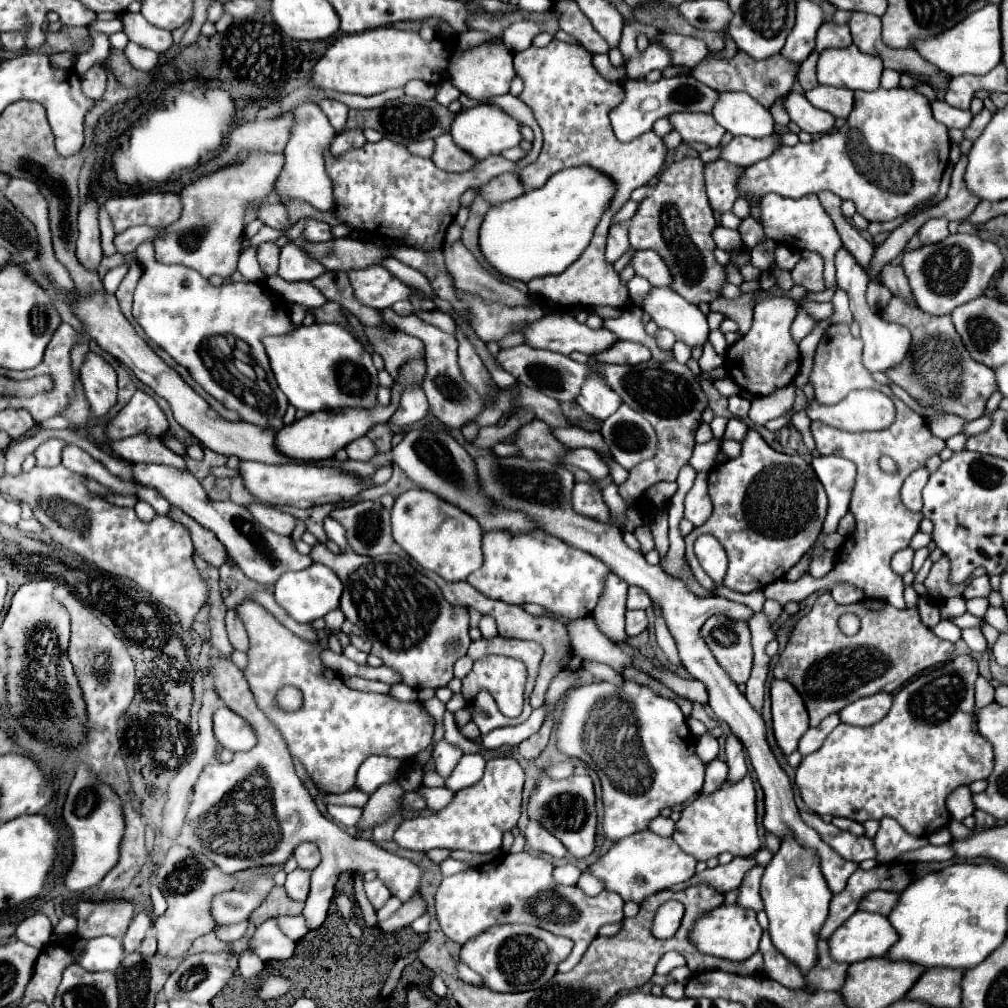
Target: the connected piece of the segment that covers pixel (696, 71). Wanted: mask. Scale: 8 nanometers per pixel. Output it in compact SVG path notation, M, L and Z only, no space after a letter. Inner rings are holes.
M710 51L708 57L704 61L700 61L700 65L696 65L692 69L692 75L698 81L702 81L704 85L708 85L708 87L712 87L716 91L744 91L750 97L754 97L760 105L772 107L772 103L778 97L784 97L784 95L788 95L792 91L798 69L800 69L800 65L794 63L794 61L784 59L782 53L776 53L776 55L772 55L768 59L762 59L762 61L756 61L744 51L736 51L736 55L730 57L730 59L718 57L716 53Z

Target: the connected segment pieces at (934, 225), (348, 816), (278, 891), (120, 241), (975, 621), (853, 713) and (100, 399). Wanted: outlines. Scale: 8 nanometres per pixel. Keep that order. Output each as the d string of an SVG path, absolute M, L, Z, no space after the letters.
M934 217L928 219L922 227L920 227L920 241L922 245L930 245L930 243L940 243L950 235L948 231L948 221L944 217Z
M328 805L328 813L330 813L330 817L336 821L336 823L340 823L340 825L344 825L344 827L350 827L350 825L356 825L358 823L358 815L360 815L360 811L358 809L354 809L354 807L340 807L340 805Z
M274 887L272 893L266 897L266 901L256 911L252 911L248 921L256 927L256 925L262 925L266 919L272 919L272 917L298 915L298 913L302 913L302 909L304 909L302 901L292 901L288 897L288 893L284 893L282 887Z
M132 227L132 229L126 229L124 233L116 235L114 237L114 245L118 249L118 253L122 255L130 255L136 251L136 247L140 243L146 243L146 241L154 241L156 237L160 237L160 229L152 229L152 227Z
M966 612L960 617L950 619L955 625L960 627L960 629L965 629L968 627L981 627L983 619Z
M876 693L870 697L864 697L860 701L850 703L848 707L844 707L840 711L840 719L844 723L852 723L852 725L874 725L878 723L892 707L894 697L890 693Z
M88 351L84 365L80 367L80 383L84 387L84 395L92 407L92 413L98 417L106 415L116 403L118 393L114 367L100 355Z

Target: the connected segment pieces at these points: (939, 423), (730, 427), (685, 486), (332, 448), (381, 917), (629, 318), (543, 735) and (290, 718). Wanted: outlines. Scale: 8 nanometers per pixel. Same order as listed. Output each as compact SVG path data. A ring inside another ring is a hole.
M946 414L942 417L932 419L932 423L928 424L928 428L933 435L947 440L948 438L959 434L963 431L967 422L955 415Z
M732 417L732 419L728 419L728 425L726 425L726 433L724 433L724 437L734 439L734 441L742 441L744 435L746 435L746 429L748 429L748 425L746 425L742 419Z
M684 465L680 469L680 475L678 475L676 483L678 483L678 487L680 487L682 493L688 493L692 489L692 485L694 485L694 479L696 479L696 471L690 465Z
M398 377L394 381L394 387L392 387L392 403L388 407L382 407L382 405L376 405L374 409L344 409L344 411L318 411L318 413L312 413L312 415L306 415L290 425L284 425L278 433L276 433L276 449L278 453L284 453L284 457L292 459L292 461L298 461L300 465L310 465L310 463L316 463L316 461L326 461L326 459L332 459L334 453L342 447L346 447L350 441L366 435L366 431L378 423L380 415L390 419L392 413L398 409L400 405L400 397L402 397L402 391L406 389L406 383L402 381L402 377Z
M390 897L388 899L388 903L378 911L378 923L382 923L382 921L386 921L392 913L396 913L398 911L398 907L400 907L402 903L400 903L400 899L396 899L396 897Z
M640 307L626 309L618 319L603 319L603 326L610 331L614 331L620 339L628 339L628 341L646 345L652 351L652 357L658 359L658 361L666 361L670 357L670 353L664 353L664 351L658 349L654 337L646 335L644 325L642 325L642 309Z
M554 705L554 709L550 711L550 715L548 715L548 719L544 721L544 725L540 727L540 731L518 745L518 751L520 751L520 755L522 755L524 759L536 759L536 757L544 751L544 747L546 747L546 743L548 743L548 739L550 739L550 733L552 733L552 729L554 729L554 711L556 711L556 705Z
M242 601L238 613L250 637L244 677L254 701L280 729L290 755L300 759L320 791L346 793L352 789L360 763L370 755L414 757L432 745L434 721L418 703L354 691L344 685L334 669L322 663L320 641L306 641L294 635L254 601ZM282 685L296 685L302 691L304 705L296 713L284 713L274 707L274 695Z

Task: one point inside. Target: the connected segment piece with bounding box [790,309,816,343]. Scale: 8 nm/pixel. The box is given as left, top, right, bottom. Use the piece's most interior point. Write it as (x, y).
(803, 323)

